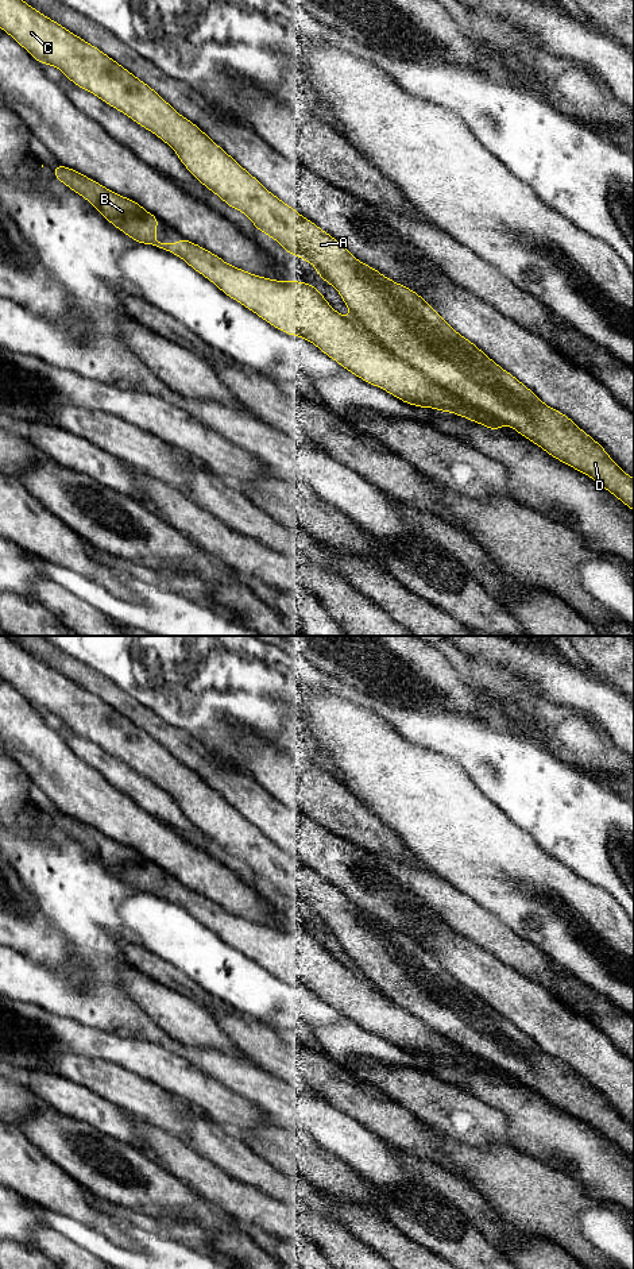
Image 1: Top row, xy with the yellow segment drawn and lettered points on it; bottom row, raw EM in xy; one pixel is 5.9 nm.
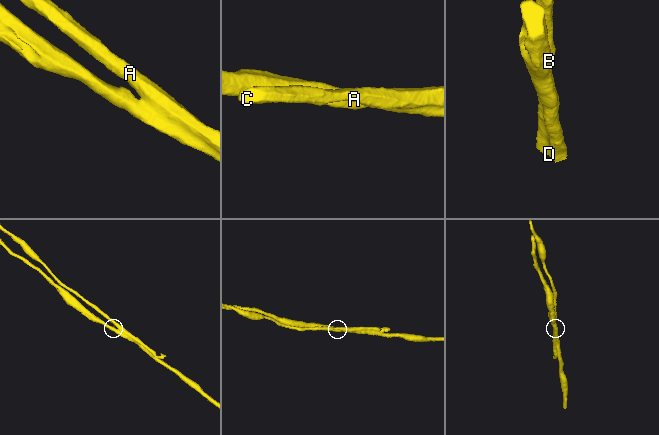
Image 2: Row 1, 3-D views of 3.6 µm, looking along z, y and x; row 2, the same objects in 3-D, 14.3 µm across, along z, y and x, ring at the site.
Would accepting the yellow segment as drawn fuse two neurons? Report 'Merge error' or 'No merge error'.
Merge error

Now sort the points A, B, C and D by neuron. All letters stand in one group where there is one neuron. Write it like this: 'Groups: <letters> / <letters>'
Groups: A C D / B

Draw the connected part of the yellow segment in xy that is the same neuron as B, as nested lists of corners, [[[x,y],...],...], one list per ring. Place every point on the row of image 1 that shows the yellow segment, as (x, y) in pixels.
[[[57,163],[53,167],[53,176],[63,182],[69,189],[90,202],[112,225],[123,231],[127,236],[139,244],[152,244],[183,259],[192,269],[213,282],[224,294],[233,298],[262,320],[267,321],[279,331],[309,340],[326,356],[336,360],[347,371],[355,374],[362,381],[371,383],[388,394],[399,398],[405,404],[417,408],[433,408],[440,412],[451,412],[465,417],[472,423],[482,424],[495,432],[500,432],[500,421],[486,412],[471,406],[453,393],[445,390],[429,379],[422,371],[414,369],[403,359],[390,352],[379,340],[376,340],[357,320],[348,319],[336,312],[324,298],[321,290],[309,282],[301,281],[277,281],[244,271],[224,262],[216,254],[206,248],[181,238],[178,243],[161,243],[155,239],[159,217],[147,212],[136,201],[120,196],[94,180],[81,174],[77,170]]]

